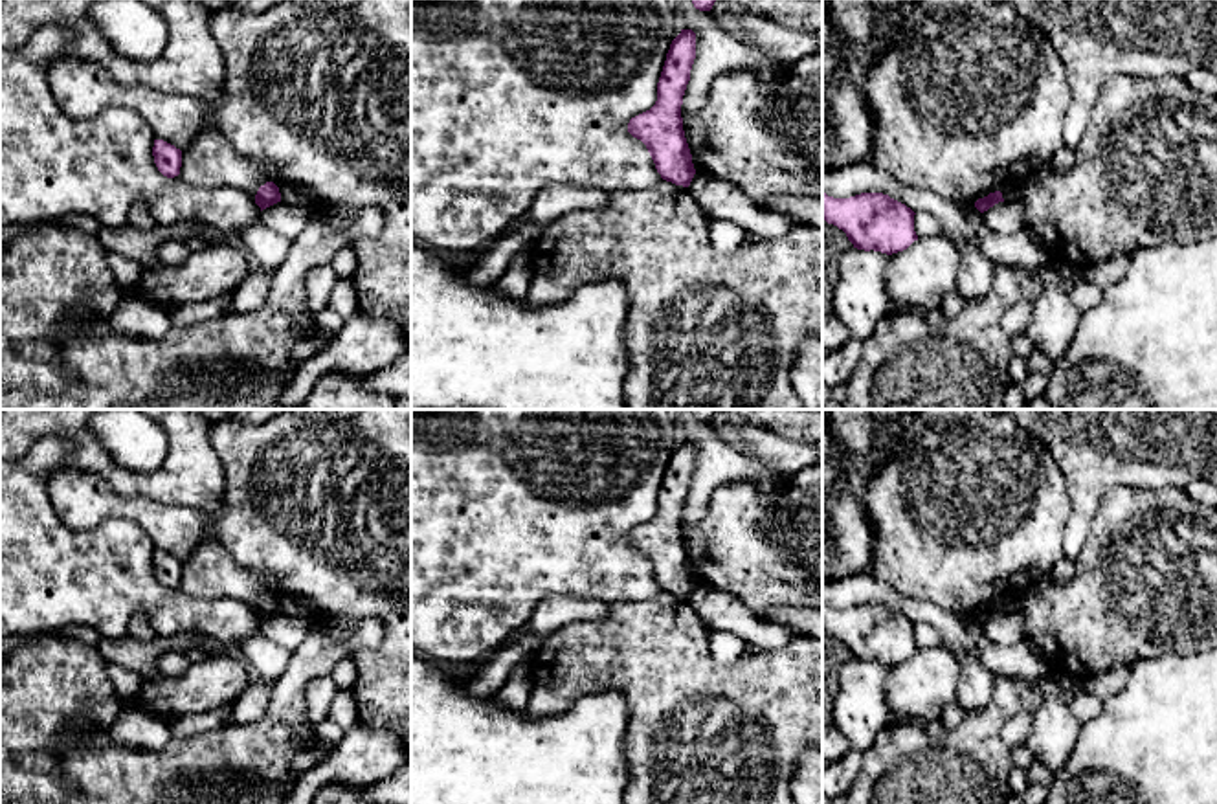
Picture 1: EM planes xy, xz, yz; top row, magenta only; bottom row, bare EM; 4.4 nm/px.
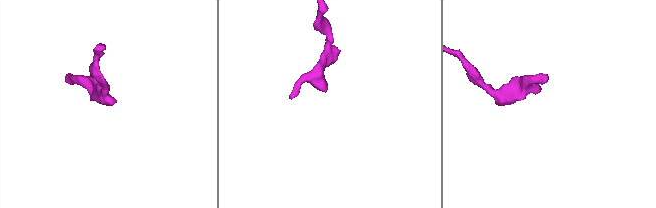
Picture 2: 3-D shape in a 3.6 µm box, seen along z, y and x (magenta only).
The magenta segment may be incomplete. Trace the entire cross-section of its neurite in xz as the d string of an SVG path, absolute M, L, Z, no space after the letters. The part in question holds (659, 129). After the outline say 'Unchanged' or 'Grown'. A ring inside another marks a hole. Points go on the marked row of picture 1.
M681 29L666 53L655 105L628 123L628 132L646 145L661 178L683 187L688 187L696 174L681 117L694 59L696 33Z. Unchanged

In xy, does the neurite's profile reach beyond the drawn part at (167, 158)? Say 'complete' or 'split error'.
complete

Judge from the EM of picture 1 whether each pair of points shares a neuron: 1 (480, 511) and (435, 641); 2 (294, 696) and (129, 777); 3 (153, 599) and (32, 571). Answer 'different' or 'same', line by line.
1: same
2: same
3: same

